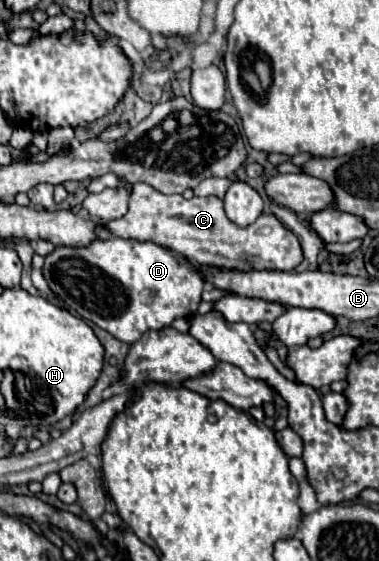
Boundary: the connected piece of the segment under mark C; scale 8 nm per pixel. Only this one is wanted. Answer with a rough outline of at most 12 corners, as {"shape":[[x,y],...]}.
{"shape":[[131,189],[101,229],[197,265],[293,271],[299,239],[261,213],[227,219],[219,197]]}

